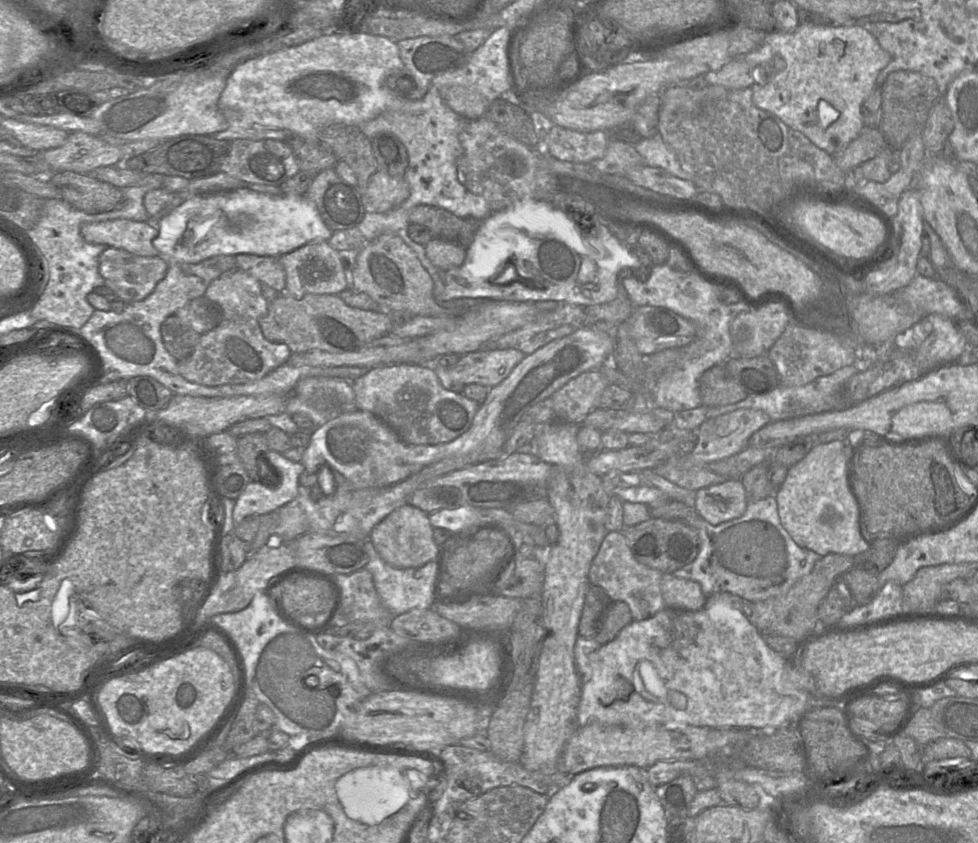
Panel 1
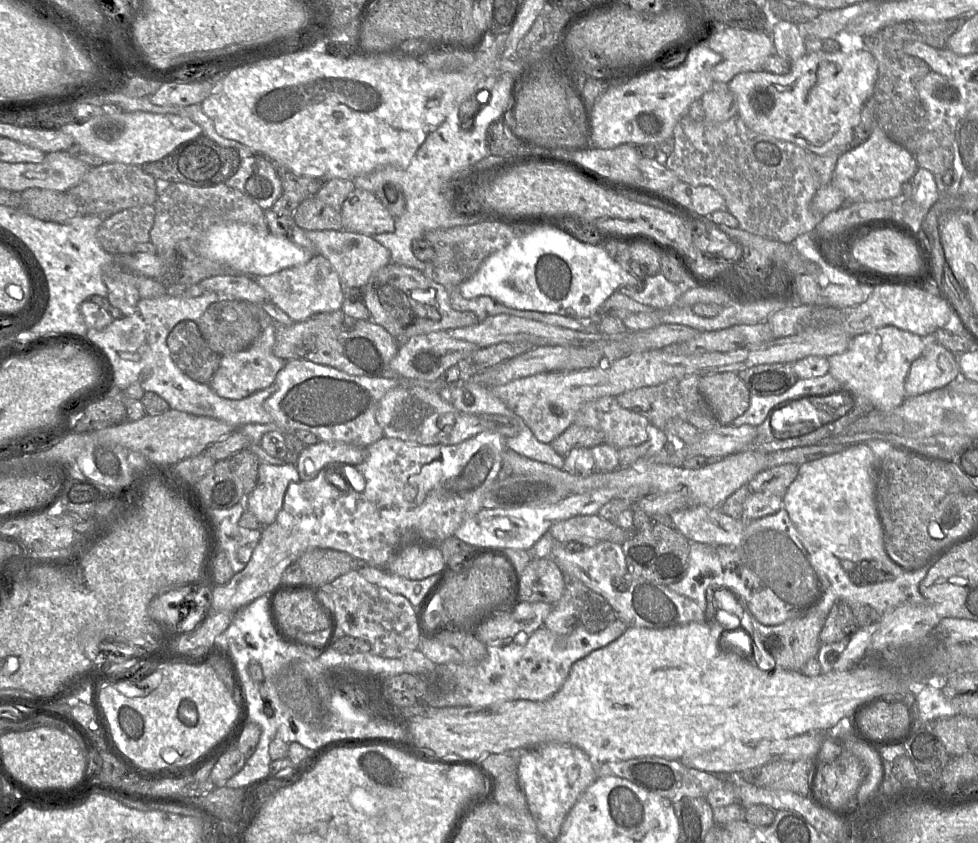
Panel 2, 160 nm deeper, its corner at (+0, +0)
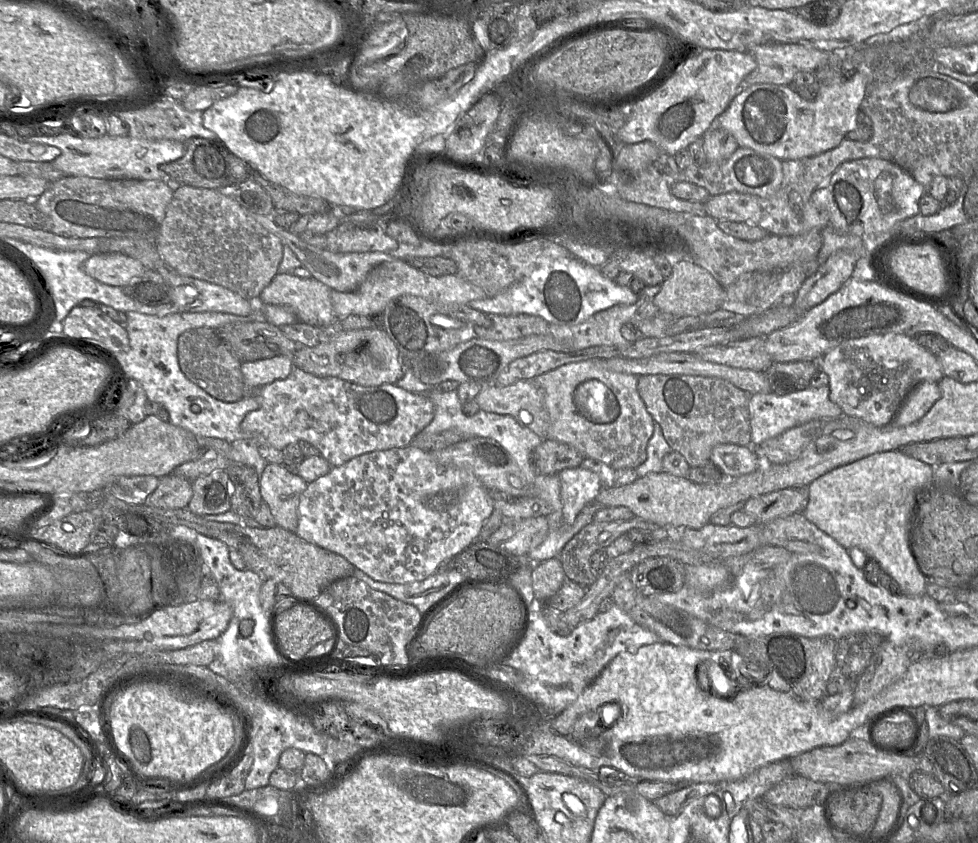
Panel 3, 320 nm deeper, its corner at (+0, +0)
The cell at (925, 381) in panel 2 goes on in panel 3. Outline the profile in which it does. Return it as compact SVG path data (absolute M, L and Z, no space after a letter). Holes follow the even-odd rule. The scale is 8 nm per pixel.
M937 382L919 383L909 392L890 425L903 427L919 421L928 413L940 396L941 391Z

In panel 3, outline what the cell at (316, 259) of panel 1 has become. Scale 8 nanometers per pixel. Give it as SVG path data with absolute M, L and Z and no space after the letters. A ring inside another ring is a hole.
M278 273L270 284L263 289L259 296L262 304L280 305L289 308L303 323L322 327L331 328L337 322L331 302L332 289L318 281L317 279L299 278L293 274Z

